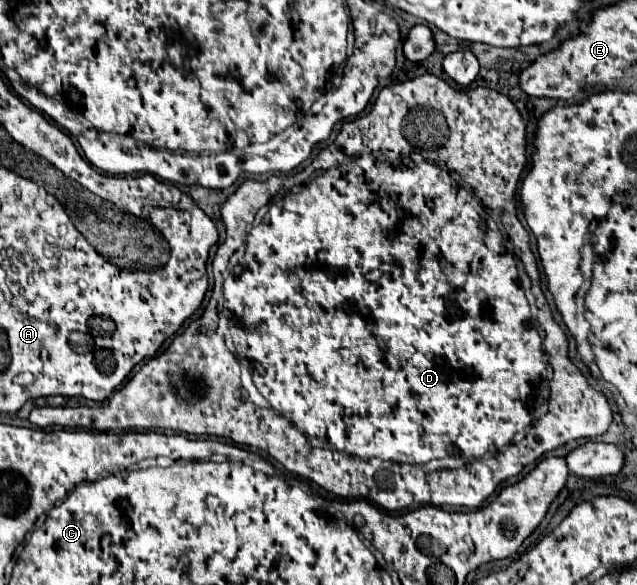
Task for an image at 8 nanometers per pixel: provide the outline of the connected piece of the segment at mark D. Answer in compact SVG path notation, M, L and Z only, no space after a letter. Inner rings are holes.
M425 73L425 74L424 74L424 75L420 75L420 77L414 77L414 79L408 79L408 80L407 80L407 81L402 81L402 82L399 82L399 83L398 83L398 82L395 82L395 83L392 83L392 84L391 84L391 85L388 85L388 87L384 87L384 89L382 89L382 91L380 91L380 95L378 95L378 99L376 99L376 103L374 103L374 107L372 107L372 111L370 111L370 113L366 113L366 115L364 115L364 117L358 117L358 119L354 119L354 121L346 121L346 123L344 123L344 125L342 125L342 131L340 131L340 135L338 135L338 137L336 137L336 141L334 141L334 143L332 143L332 145L328 145L328 147L326 147L326 149L324 149L324 151L322 151L322 153L320 153L320 155L318 155L318 157L316 157L316 161L320 161L320 163L322 163L322 165L334 165L334 167L328 167L328 169L314 169L314 173L306 173L306 175L310 175L310 177L302 177L302 181L300 181L300 183L296 183L296 185L292 185L292 187L290 187L290 189L288 189L288 191L282 191L282 193L280 193L280 195L276 195L276 191L278 191L278 179L276 179L276 177L272 177L272 179L268 179L268 181L254 181L254 179L246 179L246 181L244 181L244 183L242 183L242 185L240 185L240 187L238 187L238 189L236 189L236 191L234 191L234 193L232 193L232 195L230 195L230 197L228 197L228 199L226 199L226 203L224 203L224 205L222 205L222 209L220 209L220 213L222 213L222 221L224 221L224 225L226 225L226 239L224 239L224 243L222 243L222 245L220 245L220 247L218 247L218 251L216 251L216 257L214 257L214 260L213 260L213 262L212 262L212 273L213 273L213 274L214 274L214 286L213 286L213 289L212 289L212 296L211 296L211 299L210 299L210 301L208 301L208 305L206 305L206 309L204 309L204 313L202 313L202 315L200 315L200 317L198 317L198 319L192 319L192 321L190 321L190 325L188 325L188 327L186 327L186 331L184 331L184 333L180 333L180 335L178 335L178 337L176 337L176 339L174 339L174 341L172 341L172 343L170 343L170 345L168 345L168 349L166 349L166 350L165 350L165 351L164 351L164 352L162 352L162 353L161 353L161 354L160 354L160 355L158 355L158 357L152 357L152 359L150 359L150 361L148 361L148 363L146 363L146 365L144 365L144 367L140 367L140 371L138 371L138 373L136 373L136 375L132 375L132 379L130 379L130 381L128 381L128 383L126 383L126 385L124 385L124 387L122 387L122 389L120 389L120 391L116 391L116 393L114 393L114 397L112 397L112 399L108 399L108 401L106 401L106 403L104 403L104 405L100 405L100 407L34 407L34 409L32 409L32 411L30 411L30 417L28 417L28 421L30 421L30 423L34 423L34 425L38 425L38 427L46 427L46 425L62 425L62 427L82 427L82 429L92 429L92 431L110 431L110 429L166 429L166 431L178 431L178 433L188 433L188 435L195 435L195 436L202 436L202 435L210 435L210 436L216 436L216 437L218 437L218 438L221 438L221 437L224 437L224 439L226 439L226 441L232 441L232 443L233 443L233 444L236 444L236 445L238 445L238 446L243 446L243 447L246 447L246 448L249 448L249 449L251 449L251 450L254 450L254 451L258 451L258 452L259 452L259 451L260 451L260 452L266 452L266 453L268 453L268 454L269 454L269 456L270 456L270 457L272 457L272 458L274 458L274 459L275 459L275 460L276 460L276 461L278 461L278 463L282 463L282 465L284 465L284 467L286 467L286 469L288 469L288 471L290 471L290 473L296 473L296 475L300 475L300 477L304 477L304 479L310 479L310 481L314 481L314 483L316 483L316 485L320 485L320 487L322 487L322 489L326 489L326 491L328 491L328 493L332 493L332 495L336 495L336 497L340 497L340 499L364 499L364 501L368 501L368 503L376 503L376 505L378 505L378 507L382 507L382 509L384 509L384 511L390 511L390 513L394 513L394 511L402 511L402 509L406 509L406 507L418 507L418 505L434 505L434 507L442 507L442 505L452 505L452 507L468 507L468 509L476 509L476 507L480 507L480 503L482 503L482 501L486 501L486 499L488 499L488 497L490 497L490 495L492 495L492 493L494 493L494 489L496 489L496 487L498 487L498 485L500 485L500 483L502 483L502 481L506 481L506 479L508 479L508 477L514 477L514 475L518 475L518 473L520 473L520 471L522 471L522 467L526 467L526 465L528 465L528 463L532 463L532 461L536 461L536 459L538 459L538 457L540 457L540 455L542 455L542 453L546 453L546 451L552 451L552 449L556 449L556 447L560 447L560 445L564 445L564 443L567 443L567 442L568 442L568 441L570 441L570 440L577 440L577 439L590 439L590 437L600 437L600 435L604 435L604 433L606 433L606 431L608 431L608 427L610 427L610 423L612 423L612 419L614 419L614 413L612 413L612 407L610 407L610 403L608 403L608 399L606 399L606 395L604 395L604 393L602 393L602 391L600 391L600 389L596 389L596 387L592 387L592 385L590 385L590 383L588 383L588 379L586 379L586 375L584 375L584 373L582 373L582 369L580 369L580 367L578 367L578 365L576 365L576 363L574 363L574 361L572 361L572 359L570 359L570 355L568 355L568 337L566 337L566 333L564 333L564 329L562 329L562 327L560 327L560 323L558 323L558 321L556 321L556 319L554 319L554 317L552 317L552 309L550 309L550 305L548 305L548 303L546 303L546 297L536 297L536 303L538 303L538 307L540 307L540 313L538 313L538 321L542 321L542 329L546 329L546 341L544 341L544 345L546 345L546 353L548 353L548 357L550 357L550 365L552 365L552 367L554 367L554 379L552 379L552 383L550 383L550 393L552 393L552 395L550 395L550 409L548 409L548 413L546 413L546 415L542 415L542 416L540 416L540 419L538 419L538 421L536 421L536 425L535 425L535 430L536 430L536 431L535 431L535 434L534 434L534 435L528 435L528 437L526 437L526 439L524 439L524 441L522 441L522 443L514 443L514 445L510 445L510 443L512 443L512 439L514 439L514 435L516 435L516 433L518 433L518 431L522 431L522 429L524 429L524 427L526 427L526 425L530 425L530 423L532 423L532 421L534 421L534 415L532 415L532 411L534 411L534 395L530 395L530 393L534 393L534 387L536 387L536 385L538 385L538 381L540 381L540 383L542 383L542 379L544 379L544 373L546 373L546 367L548 367L548 357L546 357L546 353L544 353L544 347L542 347L542 335L540 335L540 329L532 329L532 315L530 315L530 305L528 305L528 299L526 299L526 291L524 291L524 287L522 287L522 285L520 285L520 283L518 283L518 267L516 267L516 257L514 257L514 253L518 253L518 257L522 257L522 263L524 263L524 265L526 265L526 273L528 273L528 275L530 275L530 279L532 279L532 285L540 285L540 273L538 273L538 265L536 265L536 257L534 257L534 253L532 253L532 251L530 251L530 235L528 235L528 231L526 231L526 229L524 229L524 227L522 227L522 223L520 223L520 221L518 221L518 213L516 213L516 187L518 187L518 179L520 179L520 175L522 175L522 171L524 171L524 167L526 167L526 161L528 161L528 157L526 157L526 123L524 123L524 119L522 119L522 115L520 115L520 111L518 111L518 109L516 109L516 105L514 105L514 103L512 103L512 101L510 101L510 99L508 99L508 95L504 95L504 93L498 93L498 91L494 91L494 89L490 89L490 87L466 87L466 89L456 89L456 87L452 87L452 85L448 85L448 83L446 83L446 81L444 81L444 79L440 79L440 77L436 77L436 75L430 75L430 73ZM264 205L266 205L266 207L268 207L268 211L266 211L266 215L264 215L264 217L262 217L262 219L260 219L260 223L258 223L258 225L254 225L254 227L252 227L252 229L250 229L250 231L248 231L248 237L246 237L246 225L248 225L248 223L252 223L252 221L254 221L254 219L256 219L256 215L258 215L258 213L262 213L262 211L264 211ZM492 211L494 211L494 215L498 215L498 219L500 219L500 223L502 223L502 225L504 225L504 229L506 229L506 235L508 235L508 237L506 237L506 235L504 235L504 233L502 233L502 231L500 231L500 227L498 227L498 223L496 223L496 221L494 221L494 217L492 217ZM508 239L510 239L510 241L512 241L512 245L514 245L514 253L512 253L512 251L510 251L510 249L508 249ZM176 379L196 379L196 385L197 385L197 386L198 386L198 388L199 388L199 389L200 389L200 390L201 390L201 392L202 392L202 397L200 397L200 393L198 393L198 396L197 396L197 397L195 397L195 398L193 398L193 399L191 399L191 400L188 400L188 401L187 401L187 400L184 400L184 399L182 399L182 397L180 397L180 395L176 395L176 393L174 393L174 387L172 387L172 383L174 383L174 381L176 381ZM500 449L502 449L502 453L500 453L500 455L498 455L498 457L492 457L492 459L484 459L484 461L472 461L472 463L468 463L468 465L464 465L464 467L460 467L460 469L440 469L440 471L432 471L432 473L424 473L424 469L422 469L422 467L418 467L418 465L422 465L422 463L428 463L428 461L432 461L432 459L444 459L444 457L450 457L450 455L460 455L460 457L462 457L462 459L480 459L480 457L482 457L482 455L484 455L484 453L496 453L496 451L500 451Z

